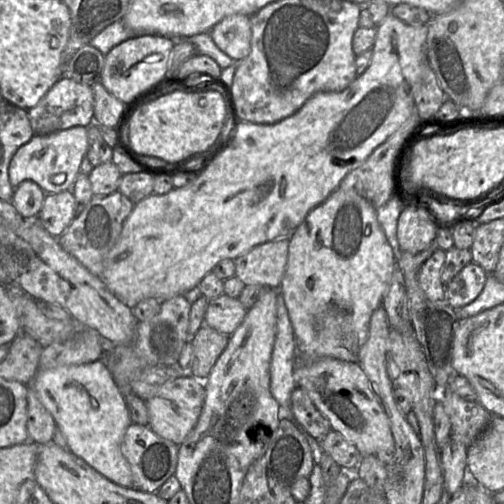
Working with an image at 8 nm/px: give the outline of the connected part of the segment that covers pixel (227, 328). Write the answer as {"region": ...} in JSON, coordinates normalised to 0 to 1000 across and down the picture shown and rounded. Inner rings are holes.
{"region":[[[446,583],[415,595],[405,629],[405,645],[456,667],[480,641],[490,613],[472,591],[458,591]]]}

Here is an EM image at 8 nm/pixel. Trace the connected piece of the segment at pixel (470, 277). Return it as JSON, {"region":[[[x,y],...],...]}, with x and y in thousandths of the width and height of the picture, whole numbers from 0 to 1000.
{"region":[[[946,522],[927,524],[887,565],[883,585],[887,601],[901,613],[940,597],[956,579],[968,542]]]}

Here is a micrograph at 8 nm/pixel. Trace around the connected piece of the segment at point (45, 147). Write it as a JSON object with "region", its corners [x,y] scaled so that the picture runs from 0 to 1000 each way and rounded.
{"region":[[[149,250],[93,268],[67,268],[24,312],[16,345],[20,365],[32,373],[50,357],[73,363],[91,383],[143,381],[143,369],[159,343],[161,321],[175,298],[175,252]]]}

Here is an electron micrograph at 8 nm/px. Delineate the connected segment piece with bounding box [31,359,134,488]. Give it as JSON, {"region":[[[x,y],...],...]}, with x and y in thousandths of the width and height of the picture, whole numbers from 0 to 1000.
{"region":[[[196,712],[175,722],[121,726],[91,734],[77,734],[75,726],[62,764],[129,867],[135,893],[220,956],[246,968],[264,968],[266,954],[258,923],[238,893],[248,857],[262,835],[246,788],[206,718]]]}

